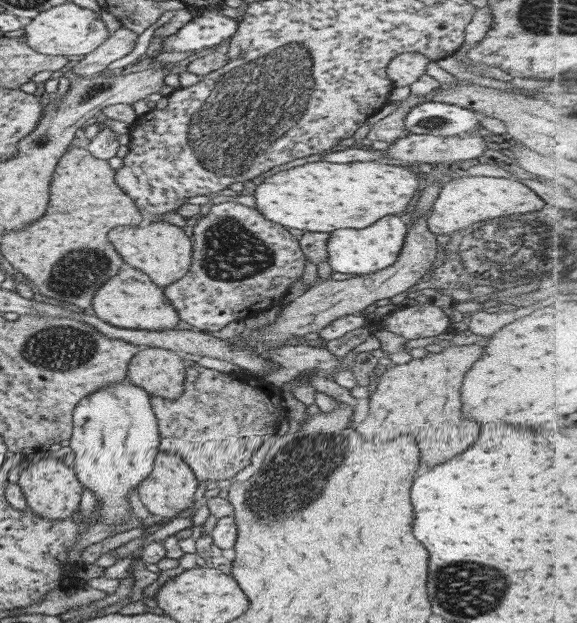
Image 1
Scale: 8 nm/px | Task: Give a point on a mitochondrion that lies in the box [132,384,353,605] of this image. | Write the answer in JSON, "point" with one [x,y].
{"point":[262,499]}

